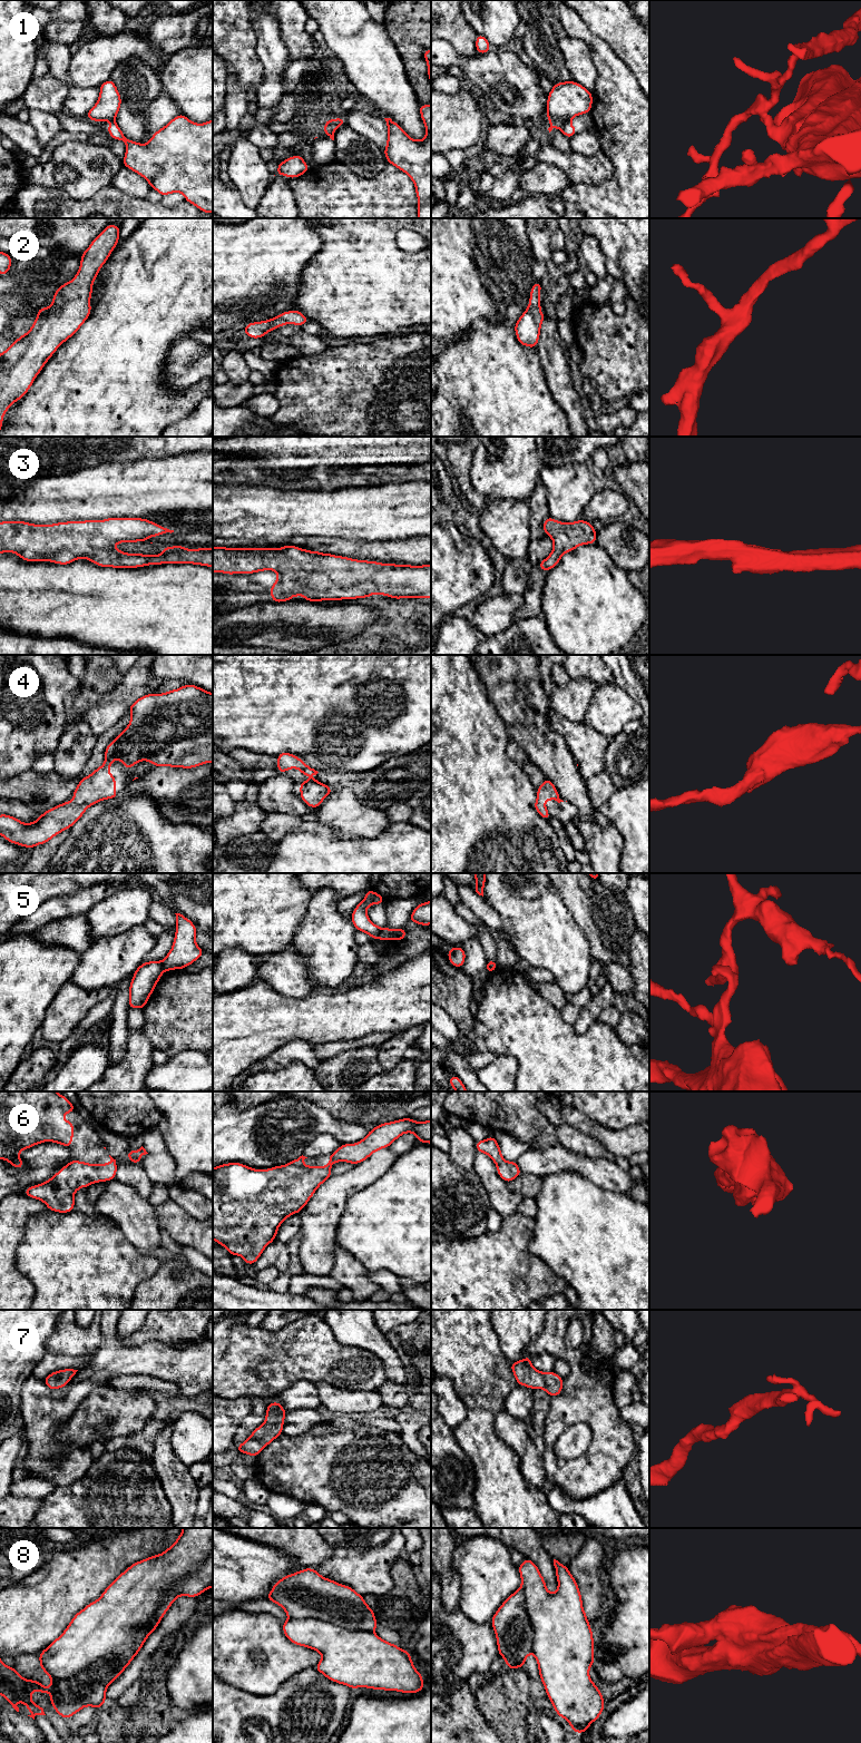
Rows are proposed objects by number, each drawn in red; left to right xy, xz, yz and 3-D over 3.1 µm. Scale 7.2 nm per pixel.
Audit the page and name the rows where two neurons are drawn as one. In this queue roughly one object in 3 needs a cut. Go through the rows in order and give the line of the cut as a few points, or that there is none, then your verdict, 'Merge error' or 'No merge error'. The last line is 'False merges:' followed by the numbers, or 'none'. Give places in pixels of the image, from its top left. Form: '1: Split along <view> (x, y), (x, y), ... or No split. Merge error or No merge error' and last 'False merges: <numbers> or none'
1: Split along yz (569, 119), (551, 123). Merge error
2: No split. No merge error
3: No split. No merge error
4: No split. No merge error
5: Split along xy (160, 961), (164, 970). Merge error
6: No split. No merge error
7: No split. No merge error
8: Split along xy (212, 1553), (173, 1585), (149, 1634). Merge error
False merges: 1, 5, 8

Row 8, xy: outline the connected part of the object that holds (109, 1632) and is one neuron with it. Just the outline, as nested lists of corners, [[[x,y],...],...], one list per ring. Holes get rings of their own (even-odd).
[[[183,1528],[176,1541],[164,1553],[130,1565],[97,1600],[78,1612],[63,1633],[47,1647],[45,1653],[39,1654],[40,1668],[50,1680],[70,1680],[102,1666],[107,1666],[118,1676],[121,1675],[150,1635],[149,1631],[155,1626],[155,1615],[163,1605],[166,1594],[176,1582],[195,1573],[212,1554],[213,1528]]]

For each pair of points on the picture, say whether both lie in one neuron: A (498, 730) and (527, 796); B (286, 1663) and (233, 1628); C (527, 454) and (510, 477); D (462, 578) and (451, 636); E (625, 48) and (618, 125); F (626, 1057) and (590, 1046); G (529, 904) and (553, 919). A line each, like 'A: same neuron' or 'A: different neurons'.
A: same neuron
B: same neuron
C: same neuron
D: different neurons
E: different neurons
F: same neuron
G: same neuron

